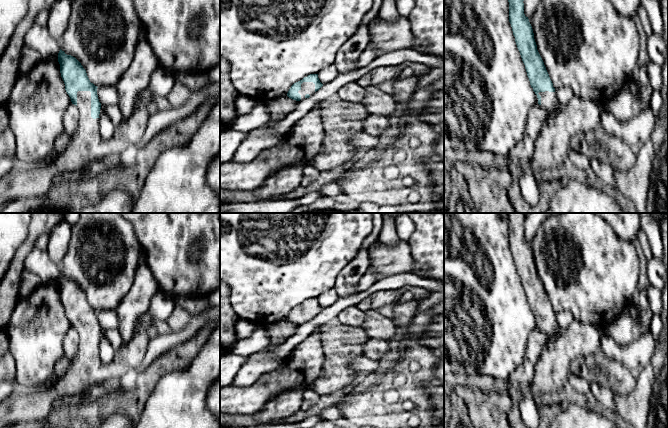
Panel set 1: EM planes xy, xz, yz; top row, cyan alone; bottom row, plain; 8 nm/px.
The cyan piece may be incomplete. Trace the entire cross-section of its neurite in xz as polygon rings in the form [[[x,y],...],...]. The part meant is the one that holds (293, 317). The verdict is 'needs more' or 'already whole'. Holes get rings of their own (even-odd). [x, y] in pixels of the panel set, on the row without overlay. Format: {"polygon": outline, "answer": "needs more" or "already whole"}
{"polygon": [[[310,298],[294,307],[289,313],[287,320],[293,324],[300,325],[312,320],[322,310],[323,308],[320,306],[318,298]]], "answer": "needs more"}

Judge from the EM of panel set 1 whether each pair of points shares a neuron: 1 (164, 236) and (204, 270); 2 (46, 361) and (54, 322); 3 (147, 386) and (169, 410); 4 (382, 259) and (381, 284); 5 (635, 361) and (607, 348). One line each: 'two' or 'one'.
1: one
2: one
3: two
4: two
5: one

